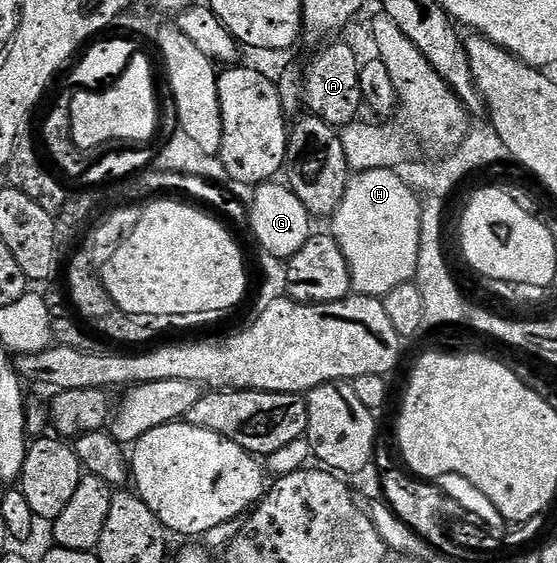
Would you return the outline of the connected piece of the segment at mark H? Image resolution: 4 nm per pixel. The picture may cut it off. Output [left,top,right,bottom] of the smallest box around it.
[330,167,420,298]

